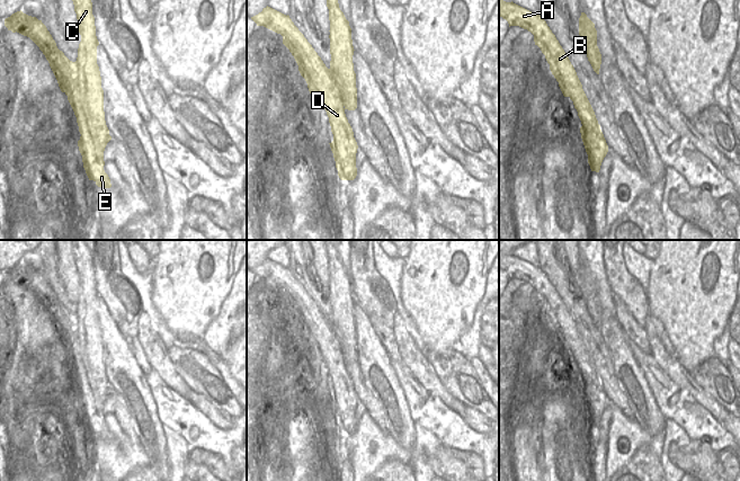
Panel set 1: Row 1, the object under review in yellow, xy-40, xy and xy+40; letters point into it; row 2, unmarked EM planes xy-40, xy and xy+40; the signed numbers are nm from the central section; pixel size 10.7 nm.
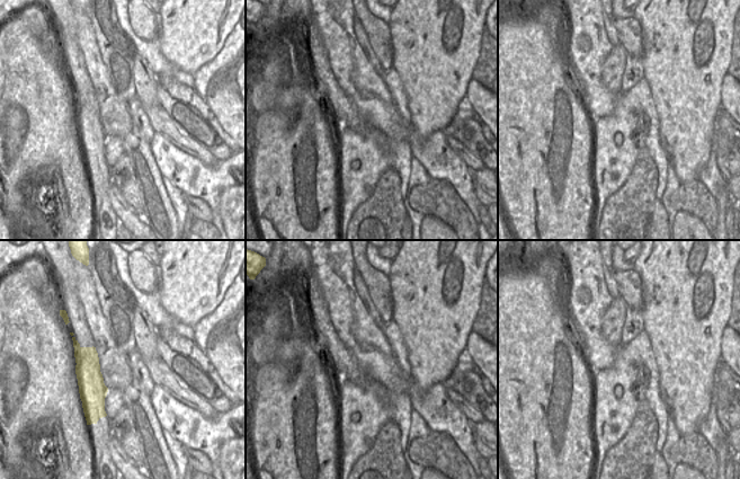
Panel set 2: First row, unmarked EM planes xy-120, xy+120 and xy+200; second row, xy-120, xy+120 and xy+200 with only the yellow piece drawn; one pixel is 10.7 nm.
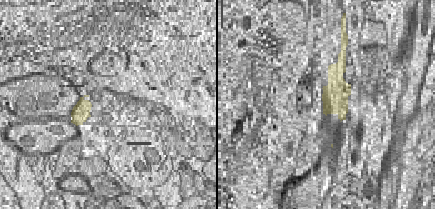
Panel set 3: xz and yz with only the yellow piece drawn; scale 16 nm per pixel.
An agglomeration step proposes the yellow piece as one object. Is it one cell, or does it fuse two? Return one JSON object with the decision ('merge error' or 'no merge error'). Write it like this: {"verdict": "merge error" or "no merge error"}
{"verdict": "merge error"}

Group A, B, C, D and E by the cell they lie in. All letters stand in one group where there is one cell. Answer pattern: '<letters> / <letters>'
A B D E / C

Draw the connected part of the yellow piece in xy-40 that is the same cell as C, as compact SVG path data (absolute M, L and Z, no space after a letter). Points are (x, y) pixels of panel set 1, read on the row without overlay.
M72 240L72 253L79 276L81 294L78 301L78 332L86 337L87 366L91 375L88 377L88 389L95 391L95 398L102 403L112 392L105 373L104 342L97 317L97 299L92 255L83 240Z

